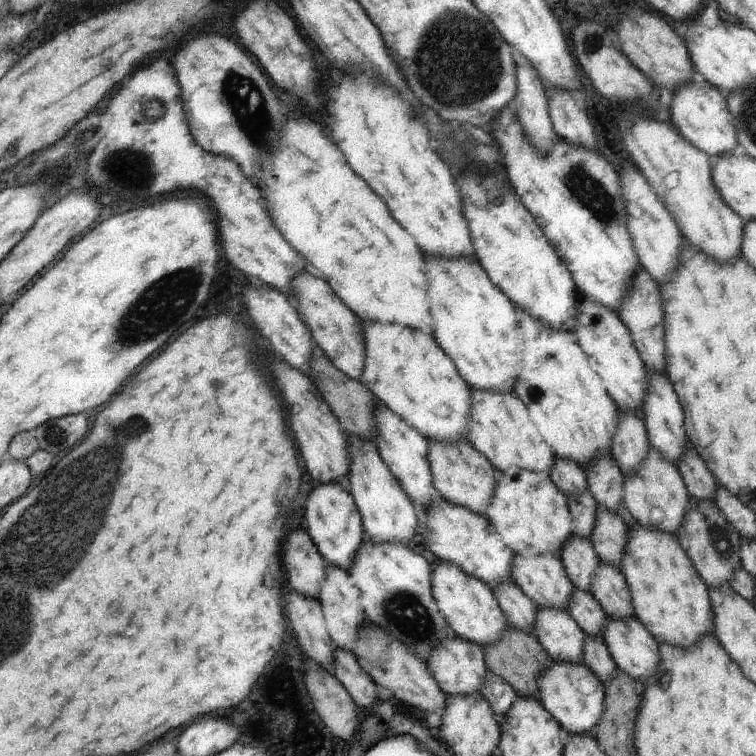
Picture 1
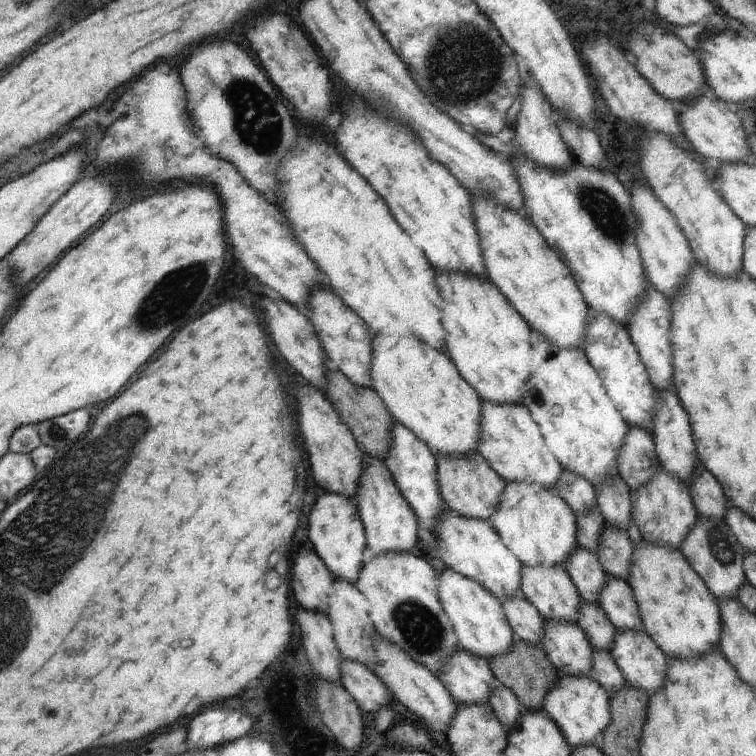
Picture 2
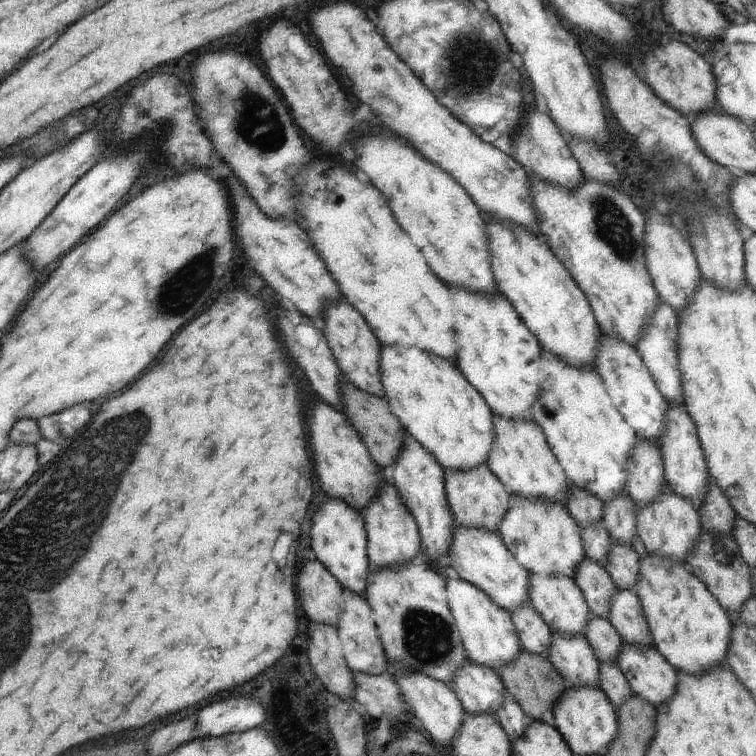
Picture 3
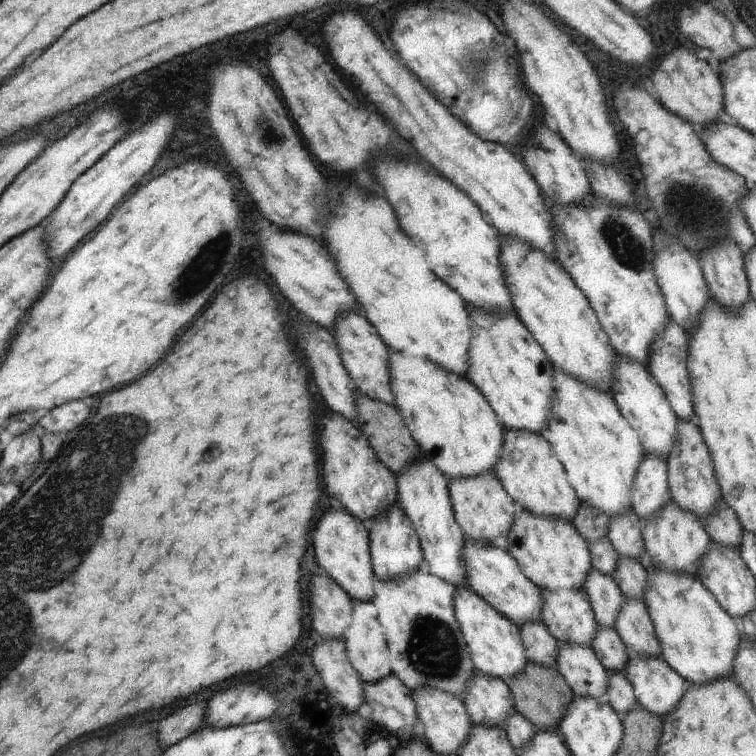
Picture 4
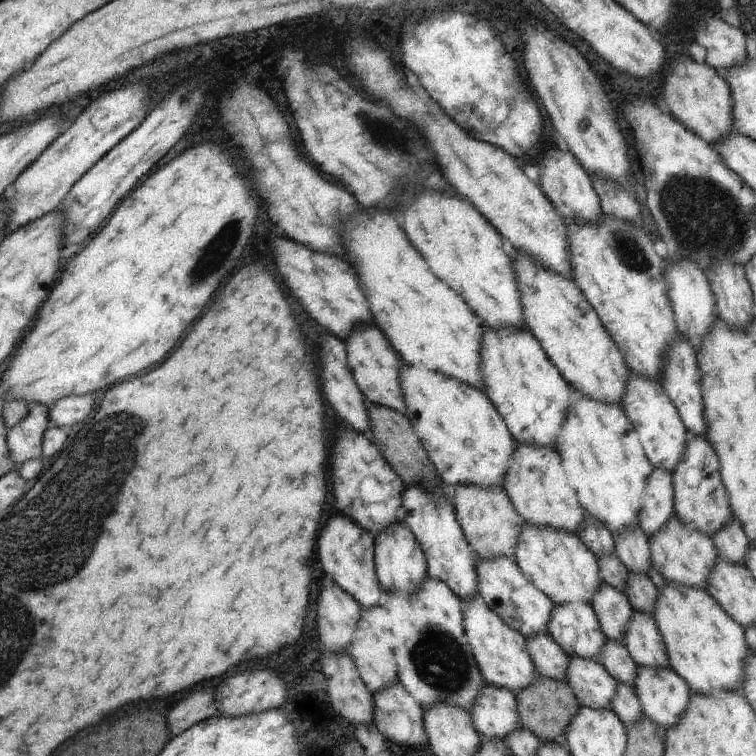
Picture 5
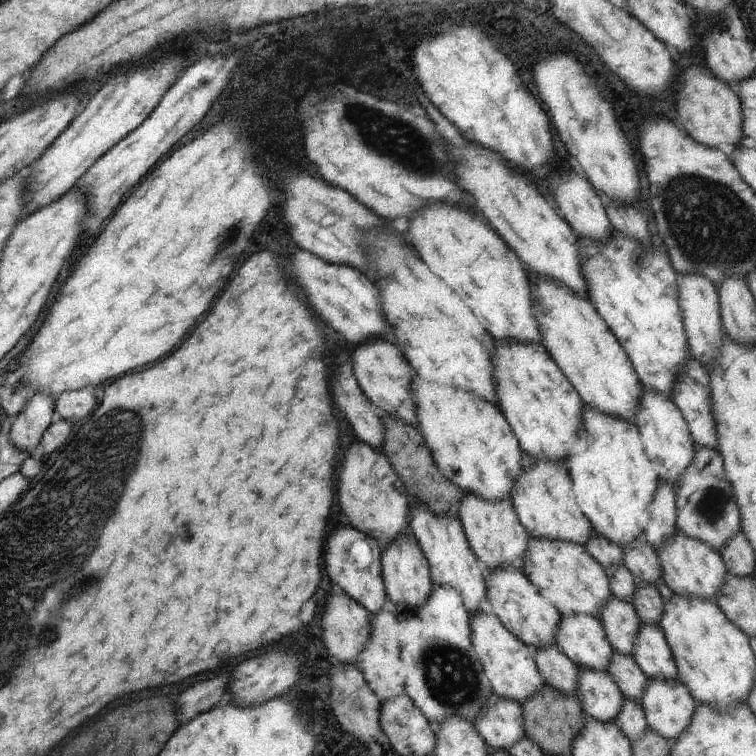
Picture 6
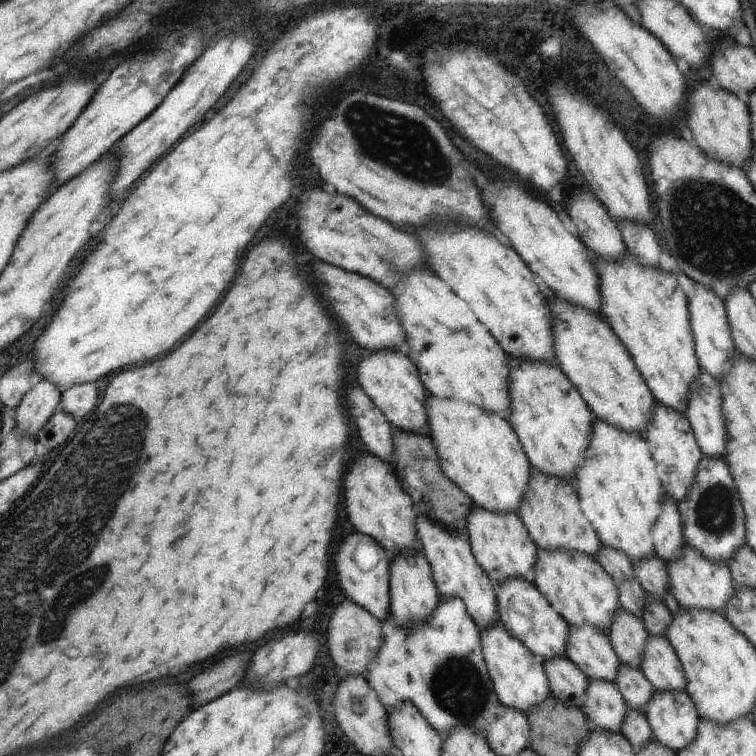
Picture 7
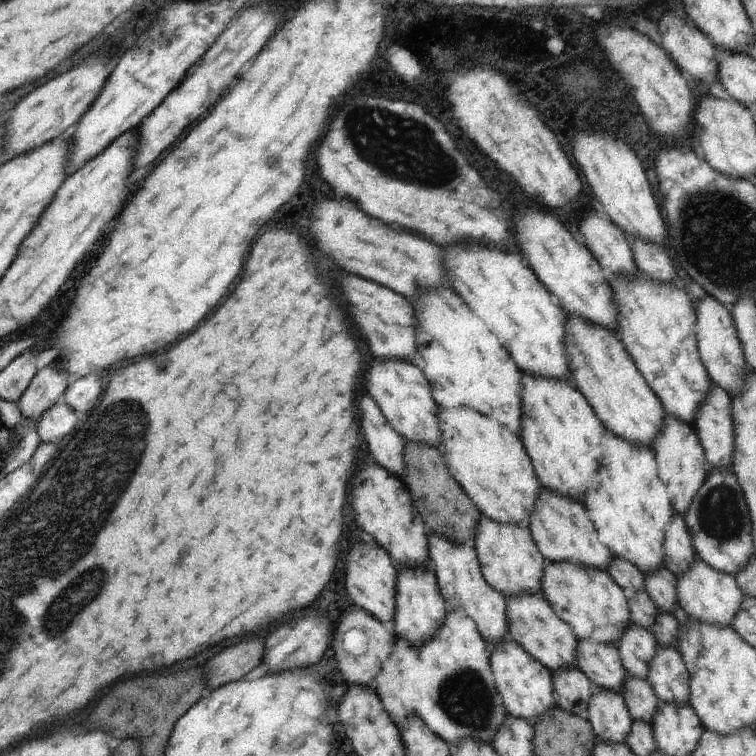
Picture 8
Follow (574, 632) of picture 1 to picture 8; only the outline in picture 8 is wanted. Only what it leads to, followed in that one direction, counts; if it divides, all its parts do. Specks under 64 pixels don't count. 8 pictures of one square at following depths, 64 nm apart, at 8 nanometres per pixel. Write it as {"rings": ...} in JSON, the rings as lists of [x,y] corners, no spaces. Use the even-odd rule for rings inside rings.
{"rings":[[[594,687],[587,720],[599,741],[625,744],[633,718],[619,692]]]}

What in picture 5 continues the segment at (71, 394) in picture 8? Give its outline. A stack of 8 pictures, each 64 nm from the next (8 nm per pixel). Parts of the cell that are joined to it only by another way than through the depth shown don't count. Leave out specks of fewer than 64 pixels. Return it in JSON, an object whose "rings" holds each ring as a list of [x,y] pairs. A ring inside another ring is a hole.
{"rings":[[[94,394],[65,397],[51,410],[50,427],[64,427],[74,430],[78,422],[84,422],[92,416],[96,408]]]}

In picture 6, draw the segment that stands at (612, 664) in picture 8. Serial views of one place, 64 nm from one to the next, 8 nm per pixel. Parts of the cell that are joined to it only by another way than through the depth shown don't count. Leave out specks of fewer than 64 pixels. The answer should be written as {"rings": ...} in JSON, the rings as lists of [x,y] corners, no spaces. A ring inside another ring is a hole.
{"rings":[[[582,612],[561,616],[555,644],[580,668],[607,672],[612,645],[606,638],[600,619]]]}

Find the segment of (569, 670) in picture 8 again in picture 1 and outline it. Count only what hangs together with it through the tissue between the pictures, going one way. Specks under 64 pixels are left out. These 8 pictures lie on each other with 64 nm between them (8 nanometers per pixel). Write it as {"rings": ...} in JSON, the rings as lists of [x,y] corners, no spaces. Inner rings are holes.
{"rings":[[[508,580],[504,584],[494,586],[494,594],[497,594],[501,602],[502,610],[509,617],[509,622],[518,630],[528,630],[534,633],[533,627],[536,622],[535,603],[520,590],[514,580]]]}

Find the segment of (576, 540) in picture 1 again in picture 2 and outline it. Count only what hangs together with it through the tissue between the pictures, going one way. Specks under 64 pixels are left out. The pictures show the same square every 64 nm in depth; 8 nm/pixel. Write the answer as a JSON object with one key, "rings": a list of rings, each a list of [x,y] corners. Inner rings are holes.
{"rings":[[[578,545],[576,552],[568,556],[568,562],[564,568],[578,589],[583,602],[597,604],[598,594],[606,582],[606,573],[597,554],[592,554],[586,548]]]}

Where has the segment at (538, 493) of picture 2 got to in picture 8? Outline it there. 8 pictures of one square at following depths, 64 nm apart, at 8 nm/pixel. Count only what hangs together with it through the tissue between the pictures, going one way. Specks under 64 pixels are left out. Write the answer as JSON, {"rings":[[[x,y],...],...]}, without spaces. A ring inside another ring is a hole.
{"rings":[[[545,562],[544,588],[540,590],[543,597],[553,607],[554,612],[564,620],[577,640],[592,640],[598,644],[614,644],[622,638],[624,630],[632,623],[630,610],[626,602],[626,591],[620,588],[607,572],[594,570],[594,566],[576,566],[570,562]]]}

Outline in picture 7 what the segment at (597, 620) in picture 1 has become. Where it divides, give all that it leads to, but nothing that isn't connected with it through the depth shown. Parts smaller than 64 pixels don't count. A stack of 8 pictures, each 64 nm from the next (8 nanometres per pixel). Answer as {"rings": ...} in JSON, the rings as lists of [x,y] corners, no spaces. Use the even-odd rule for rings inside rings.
{"rings":[[[620,660],[614,684],[629,708],[644,713],[644,706],[648,706],[646,702],[652,698],[655,688],[641,670],[630,668]]]}

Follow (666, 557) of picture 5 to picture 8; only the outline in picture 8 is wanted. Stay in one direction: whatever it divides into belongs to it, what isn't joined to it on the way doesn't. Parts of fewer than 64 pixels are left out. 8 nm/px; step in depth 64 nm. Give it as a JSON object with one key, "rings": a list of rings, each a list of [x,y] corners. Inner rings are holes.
{"rings":[[[698,557],[696,562],[688,566],[684,574],[674,574],[674,580],[676,580],[676,600],[679,606],[686,614],[692,618],[698,618],[700,622],[710,622],[716,626],[731,626],[738,610],[742,608],[744,595],[738,588],[735,577],[724,574],[720,570],[714,570]]]}

